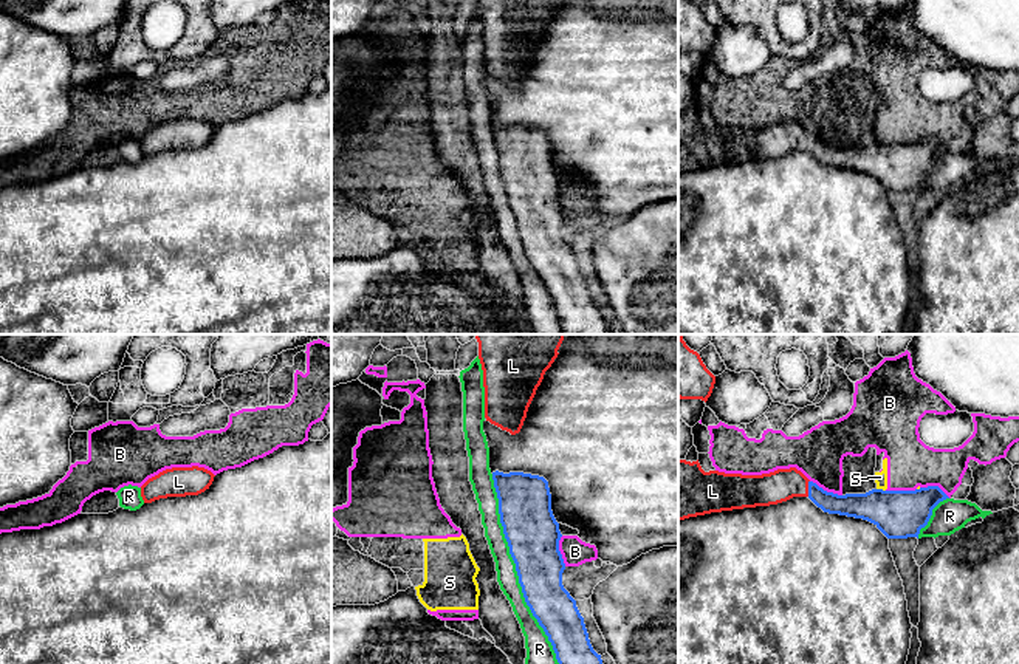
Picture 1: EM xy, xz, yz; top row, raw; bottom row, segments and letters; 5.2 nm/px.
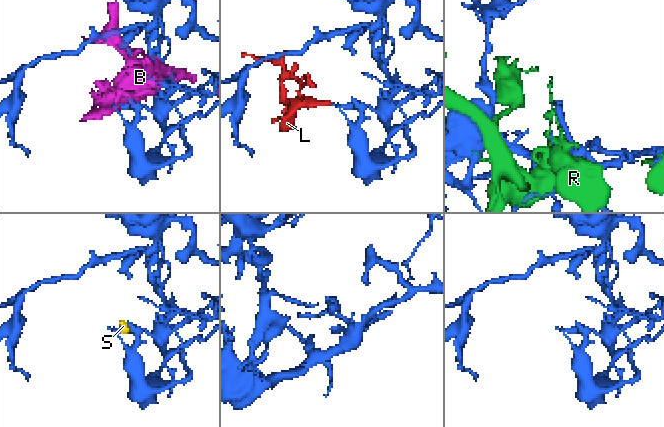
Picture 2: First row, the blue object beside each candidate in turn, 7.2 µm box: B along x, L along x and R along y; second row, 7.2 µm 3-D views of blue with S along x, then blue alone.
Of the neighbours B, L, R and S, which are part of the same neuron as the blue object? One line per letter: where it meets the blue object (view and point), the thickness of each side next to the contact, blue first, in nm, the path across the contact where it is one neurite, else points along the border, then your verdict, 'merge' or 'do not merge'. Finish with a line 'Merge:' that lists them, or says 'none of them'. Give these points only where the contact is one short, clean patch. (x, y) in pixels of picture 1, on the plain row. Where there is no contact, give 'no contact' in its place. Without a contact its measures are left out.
B: contact yz (826, 144); calibres 150 and 260 nm; do not merge
L: contact yz (809, 141); calibres 130 and 170 nm; way yz (852, 158), (830, 157), (809, 141), (778, 140); merge
R: contact xz (519, 231); calibres 280 and 110 nm; do not merge
S: contact yz (881, 143); calibres 260 and 60 nm; do not merge
Merge: L

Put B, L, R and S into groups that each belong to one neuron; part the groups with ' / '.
B S / L / R

